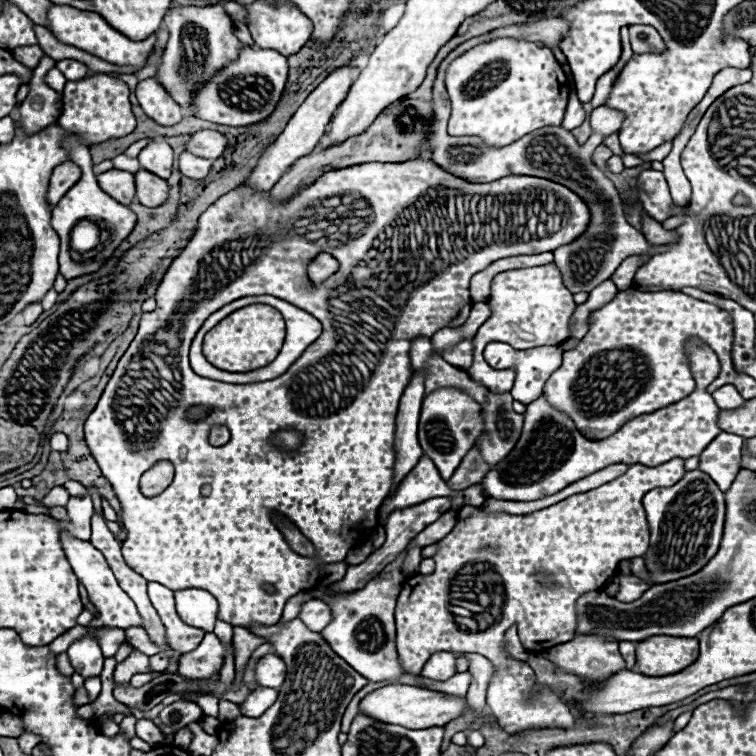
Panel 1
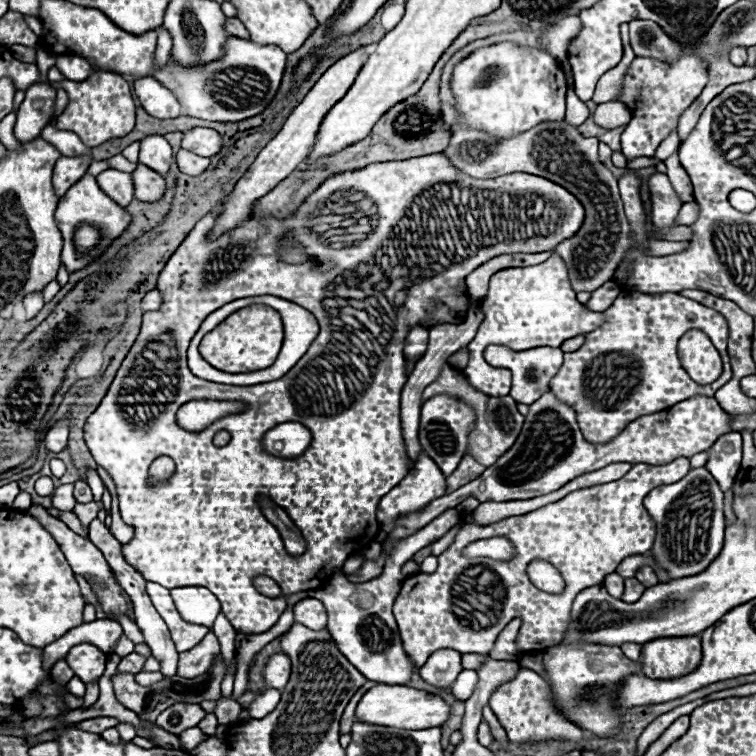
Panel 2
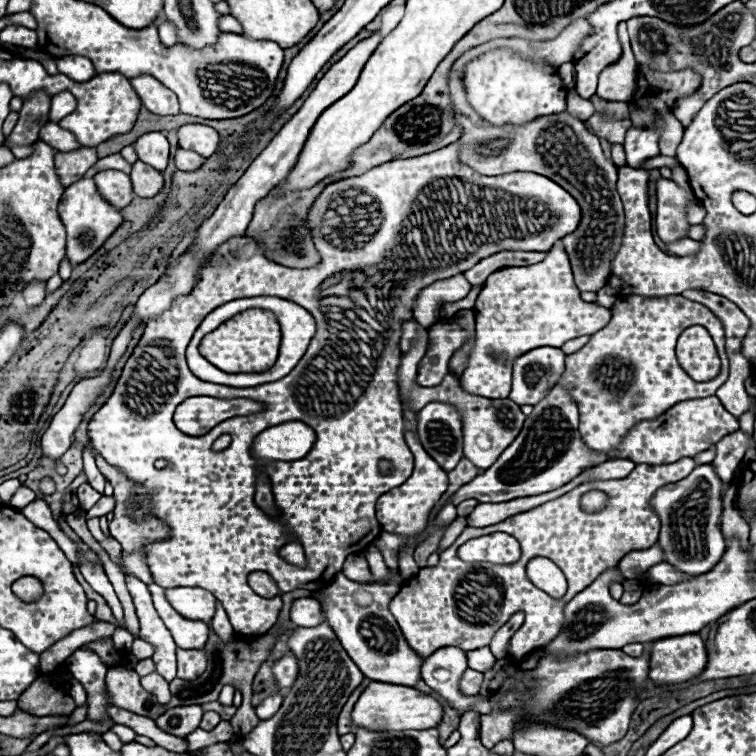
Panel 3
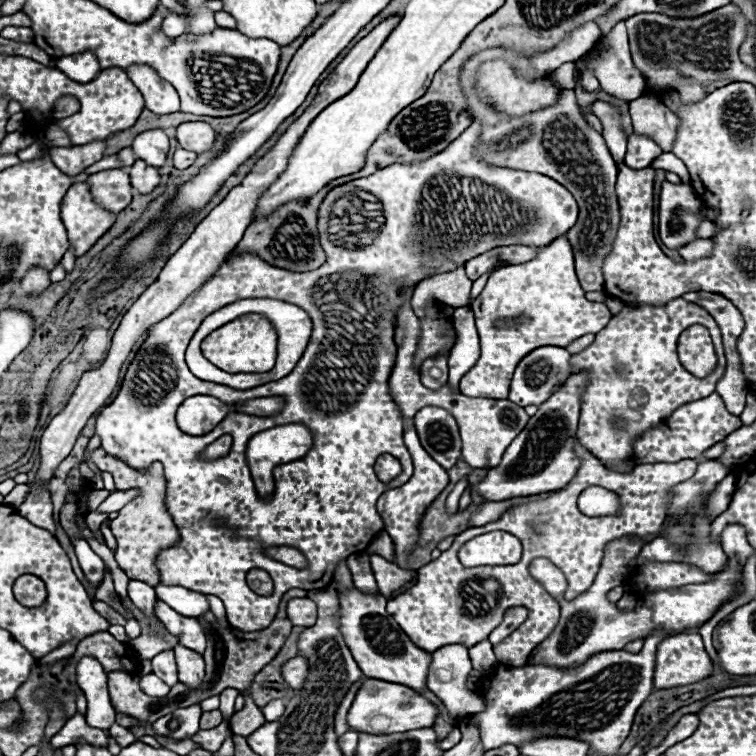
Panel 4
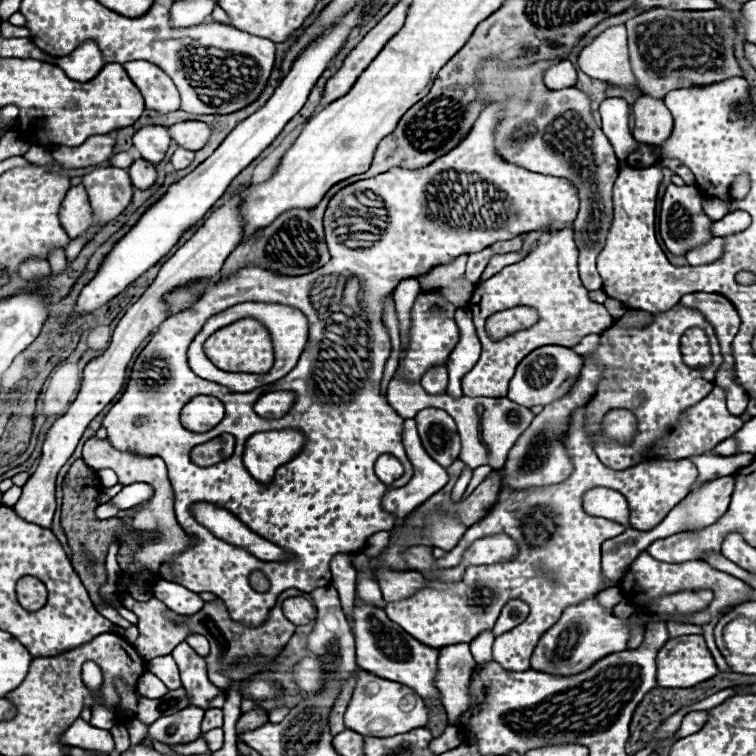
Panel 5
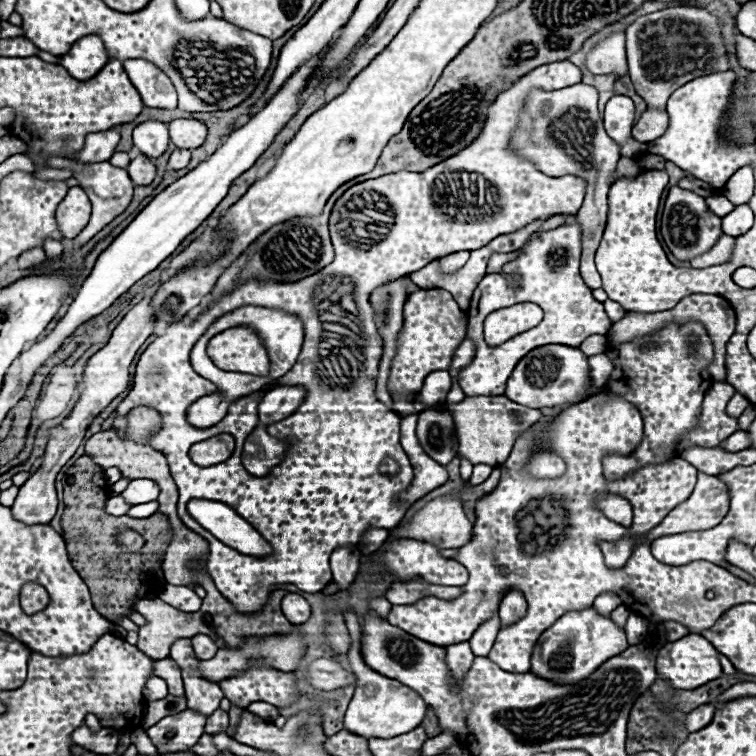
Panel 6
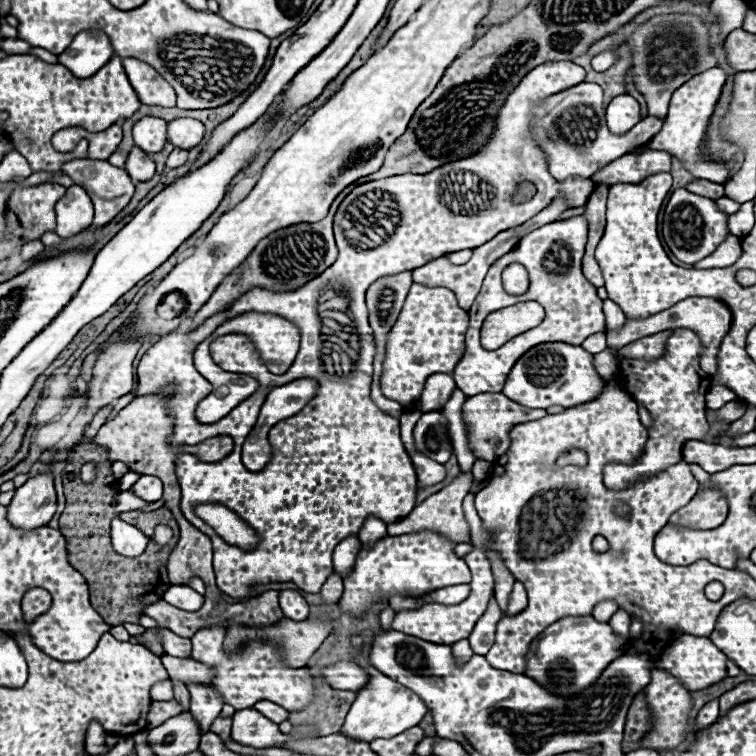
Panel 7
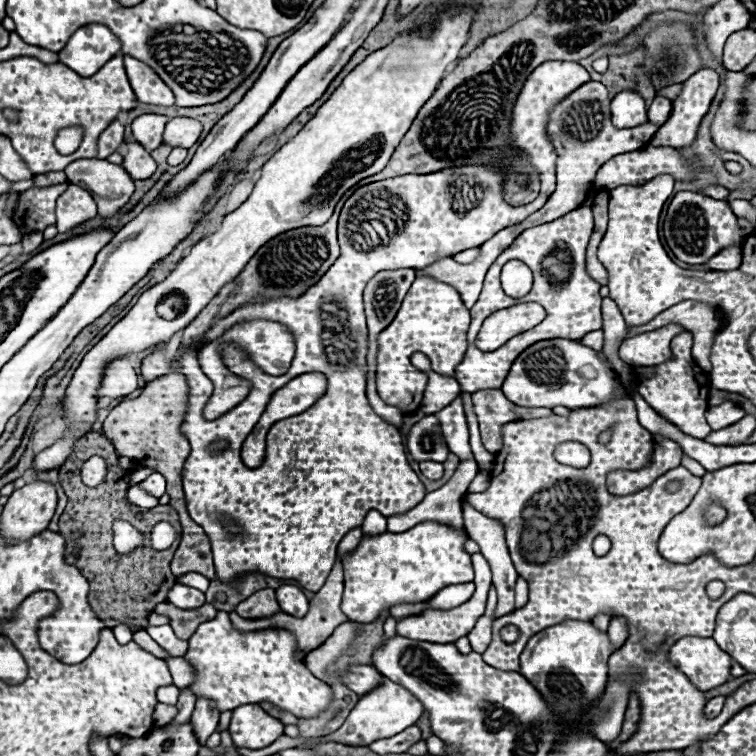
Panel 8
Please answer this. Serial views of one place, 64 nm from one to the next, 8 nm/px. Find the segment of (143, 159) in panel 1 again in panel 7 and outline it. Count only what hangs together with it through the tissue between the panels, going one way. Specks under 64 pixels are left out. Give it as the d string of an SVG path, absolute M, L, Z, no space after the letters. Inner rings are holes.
M146 116L134 124L134 144L148 154L160 152L166 144L166 120Z

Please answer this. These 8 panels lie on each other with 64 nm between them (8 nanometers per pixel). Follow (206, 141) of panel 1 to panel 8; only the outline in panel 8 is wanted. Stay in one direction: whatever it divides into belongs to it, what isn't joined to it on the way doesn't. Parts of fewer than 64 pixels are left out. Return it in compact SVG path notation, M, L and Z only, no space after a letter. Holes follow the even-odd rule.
M176 116L166 124L164 130L164 144L168 146L184 146L190 148L192 144L196 144L196 140L200 138L202 132L202 124L194 118L186 118L186 116Z

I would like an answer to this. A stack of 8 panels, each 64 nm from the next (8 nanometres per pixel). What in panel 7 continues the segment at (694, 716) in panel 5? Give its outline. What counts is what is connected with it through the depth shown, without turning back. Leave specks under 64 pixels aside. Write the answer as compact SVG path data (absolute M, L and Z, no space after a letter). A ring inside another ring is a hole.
M718 700L708 702L708 704L698 712L698 716L696 716L696 726L708 726L708 724L716 722L718 712L720 712L720 704L718 704Z

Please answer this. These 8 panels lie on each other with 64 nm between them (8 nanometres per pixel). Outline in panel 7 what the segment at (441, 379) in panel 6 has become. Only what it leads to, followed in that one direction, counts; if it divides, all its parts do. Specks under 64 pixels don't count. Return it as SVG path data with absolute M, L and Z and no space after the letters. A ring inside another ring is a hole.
M432 374L426 380L426 388L420 398L420 410L430 412L430 410L442 410L444 404L450 400L452 392L456 390L454 378L450 374Z

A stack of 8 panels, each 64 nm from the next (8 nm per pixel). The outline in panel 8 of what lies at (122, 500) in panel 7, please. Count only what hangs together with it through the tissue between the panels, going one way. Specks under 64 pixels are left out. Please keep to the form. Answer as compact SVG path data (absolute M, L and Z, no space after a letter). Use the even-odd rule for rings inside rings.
M134 484L130 490L128 490L128 500L134 504L134 506L144 506L144 508L152 508L158 504L158 498L152 496L150 492L142 490L140 484Z

